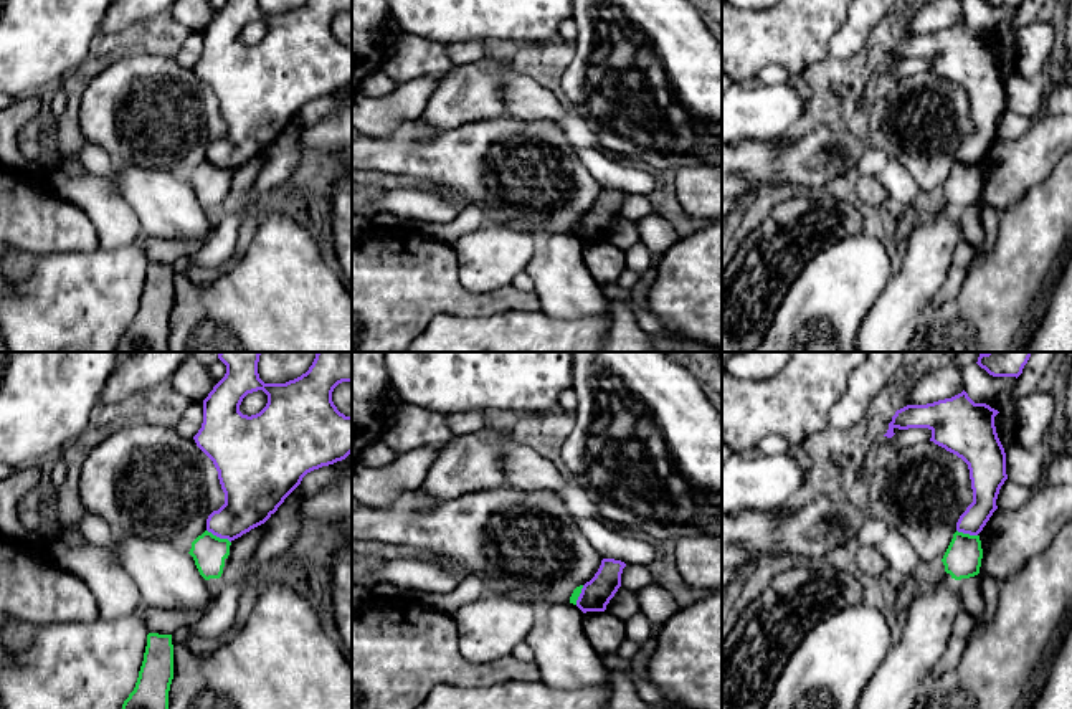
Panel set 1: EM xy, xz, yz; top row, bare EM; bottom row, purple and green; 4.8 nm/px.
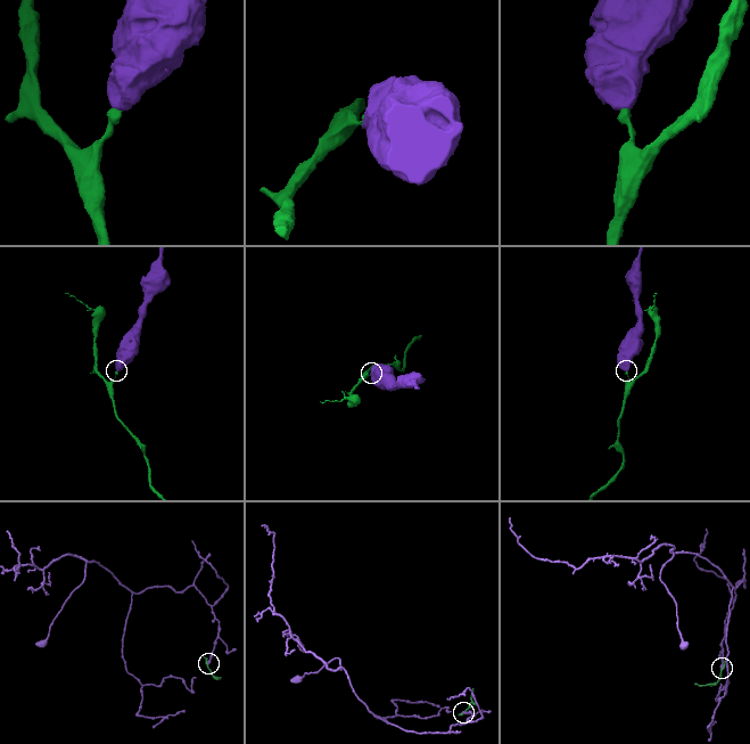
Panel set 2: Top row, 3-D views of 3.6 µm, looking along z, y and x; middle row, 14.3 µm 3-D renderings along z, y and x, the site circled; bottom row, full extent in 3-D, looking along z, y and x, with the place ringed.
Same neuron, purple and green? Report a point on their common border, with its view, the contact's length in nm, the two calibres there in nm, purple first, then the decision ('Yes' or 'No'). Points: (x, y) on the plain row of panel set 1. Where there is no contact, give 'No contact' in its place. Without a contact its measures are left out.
Touches purple at xy (218, 166). Shared border 140 nm. Thickness 260 nm (purple) against 160 nm. No

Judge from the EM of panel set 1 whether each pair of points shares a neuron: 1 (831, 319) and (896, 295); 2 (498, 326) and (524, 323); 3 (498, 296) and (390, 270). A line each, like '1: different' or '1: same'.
1: different
2: same
3: same

